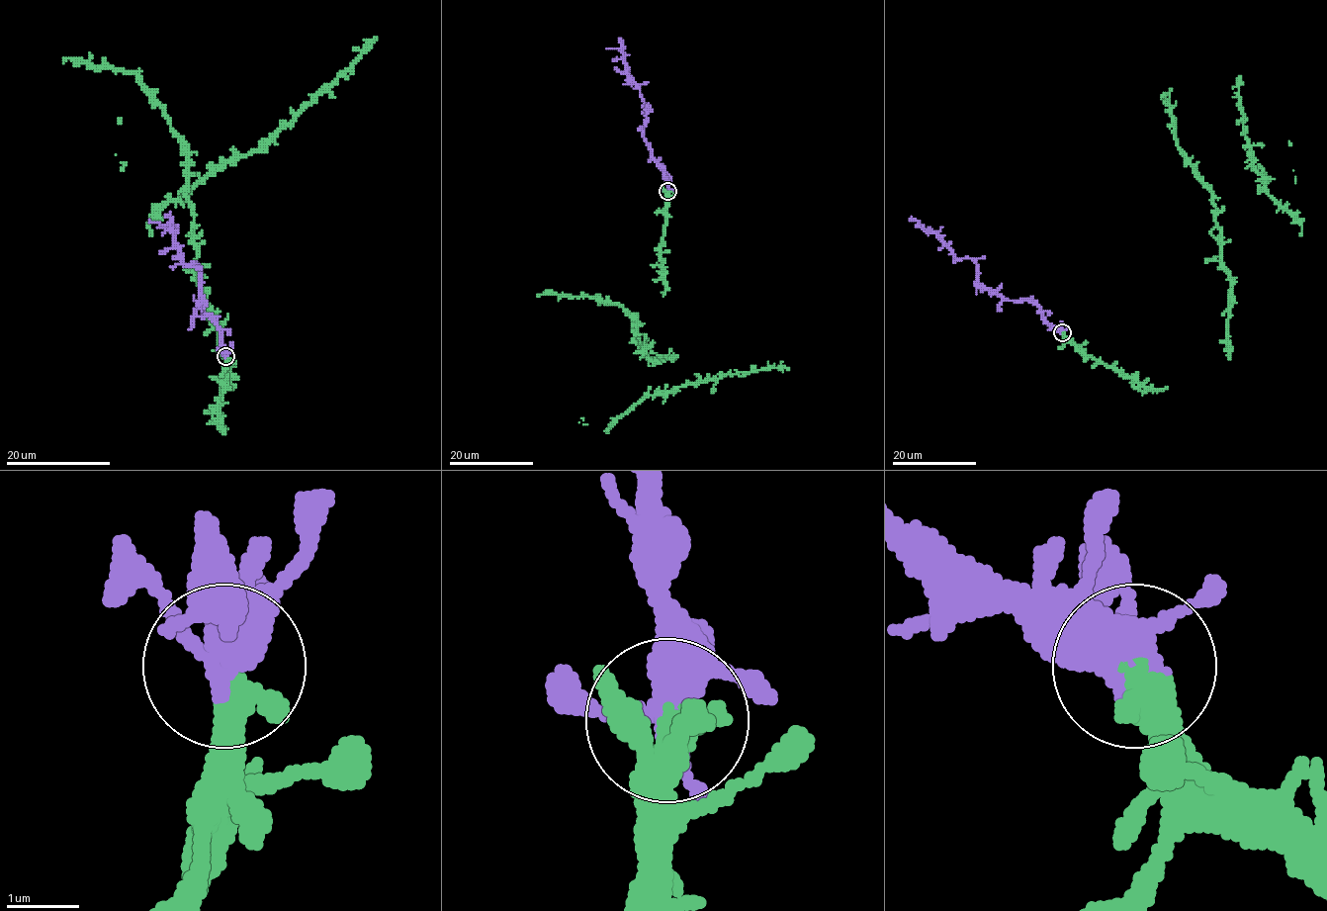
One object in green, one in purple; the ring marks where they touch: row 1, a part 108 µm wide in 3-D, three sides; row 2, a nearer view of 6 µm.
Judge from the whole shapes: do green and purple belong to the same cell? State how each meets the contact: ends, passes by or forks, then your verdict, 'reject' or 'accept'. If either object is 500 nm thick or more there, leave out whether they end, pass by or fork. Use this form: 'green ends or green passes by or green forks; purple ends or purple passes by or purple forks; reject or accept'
accept

